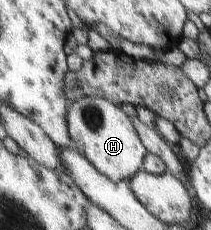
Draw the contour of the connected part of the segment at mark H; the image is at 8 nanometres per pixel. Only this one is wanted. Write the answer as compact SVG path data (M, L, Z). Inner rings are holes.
M106 97L73 98L67 113L68 131L71 133L74 147L82 154L102 175L112 181L130 181L144 167L148 151L140 141L130 116L122 111L120 105L112 103Z

